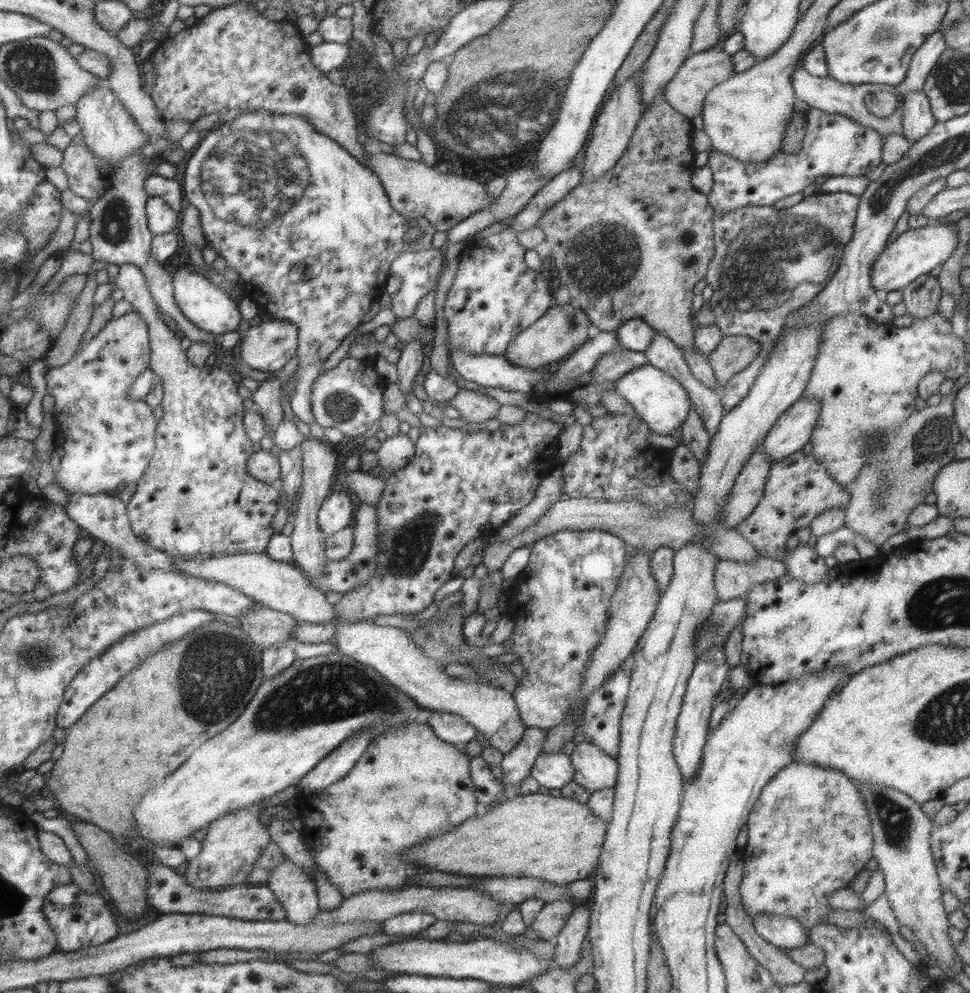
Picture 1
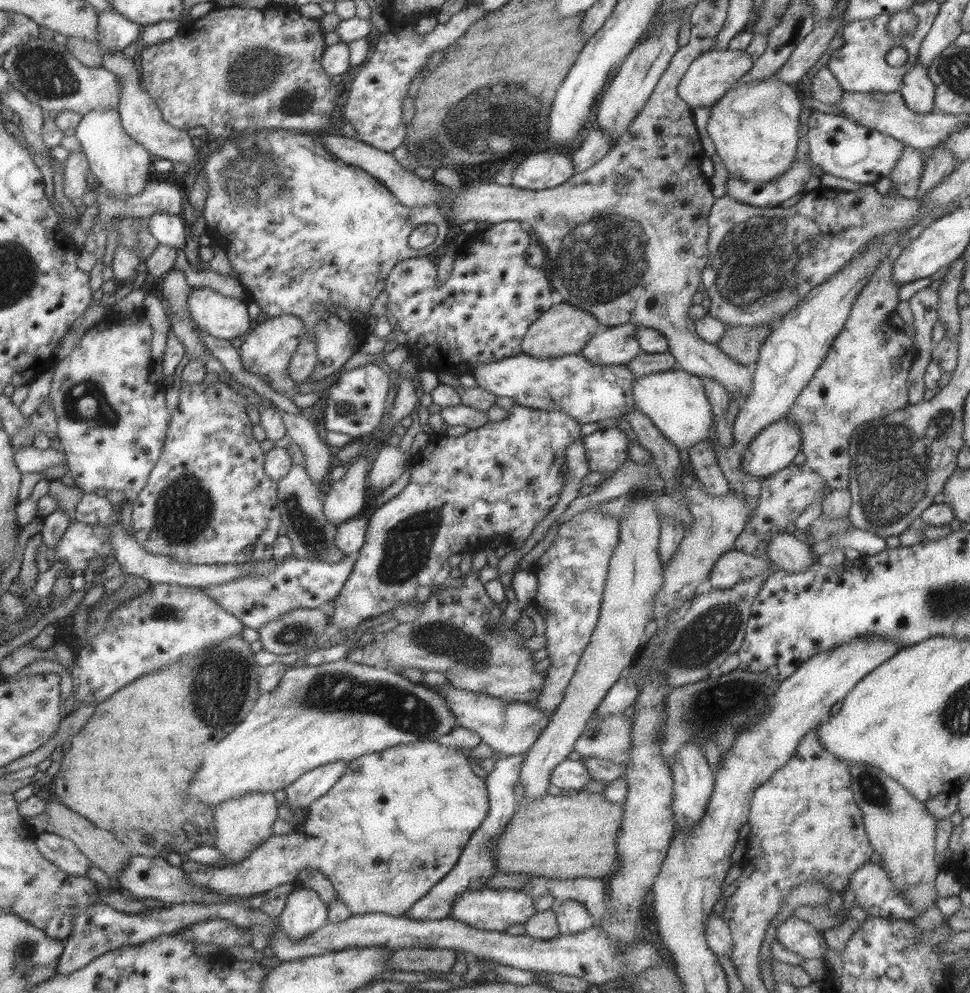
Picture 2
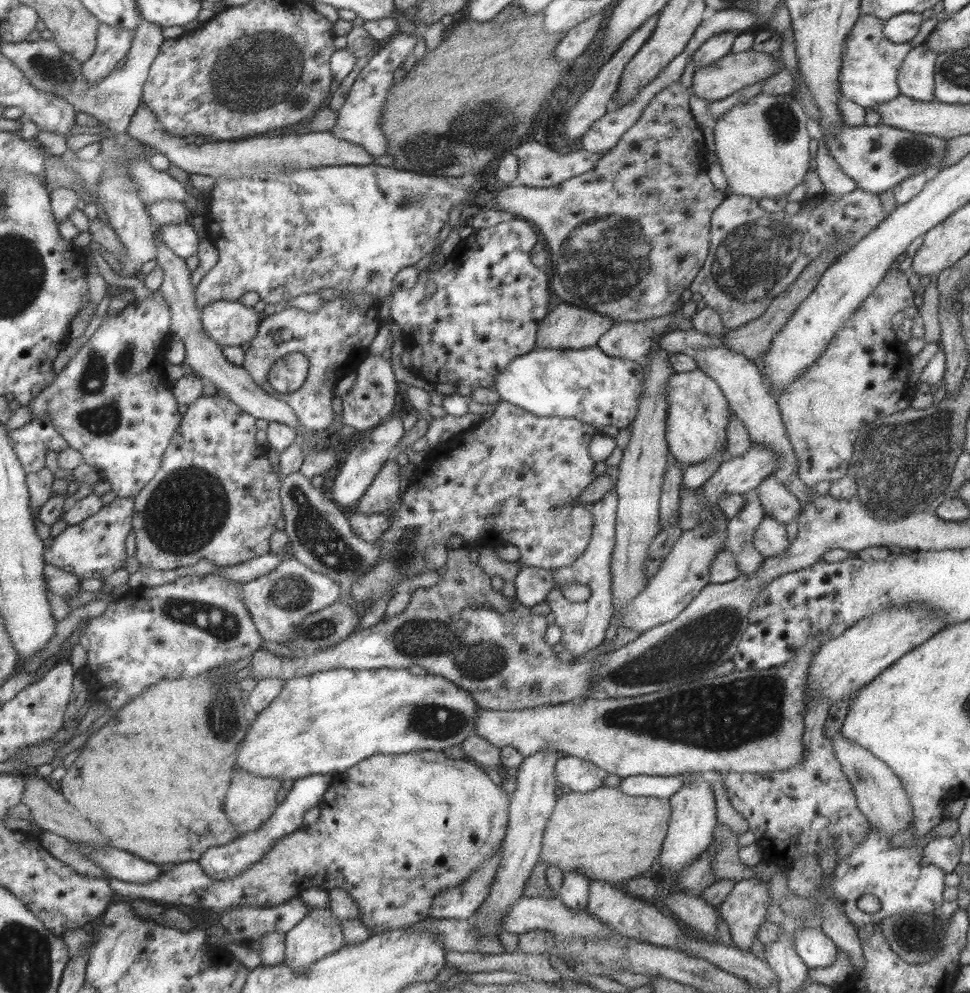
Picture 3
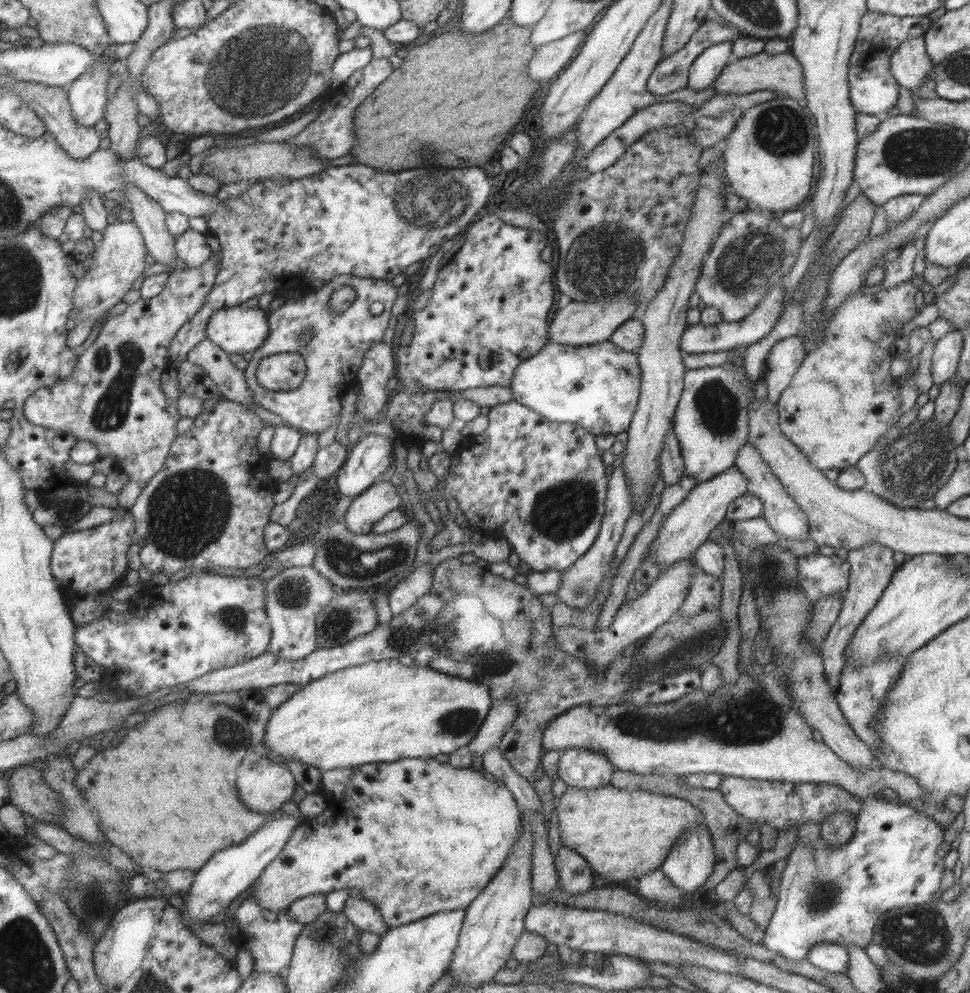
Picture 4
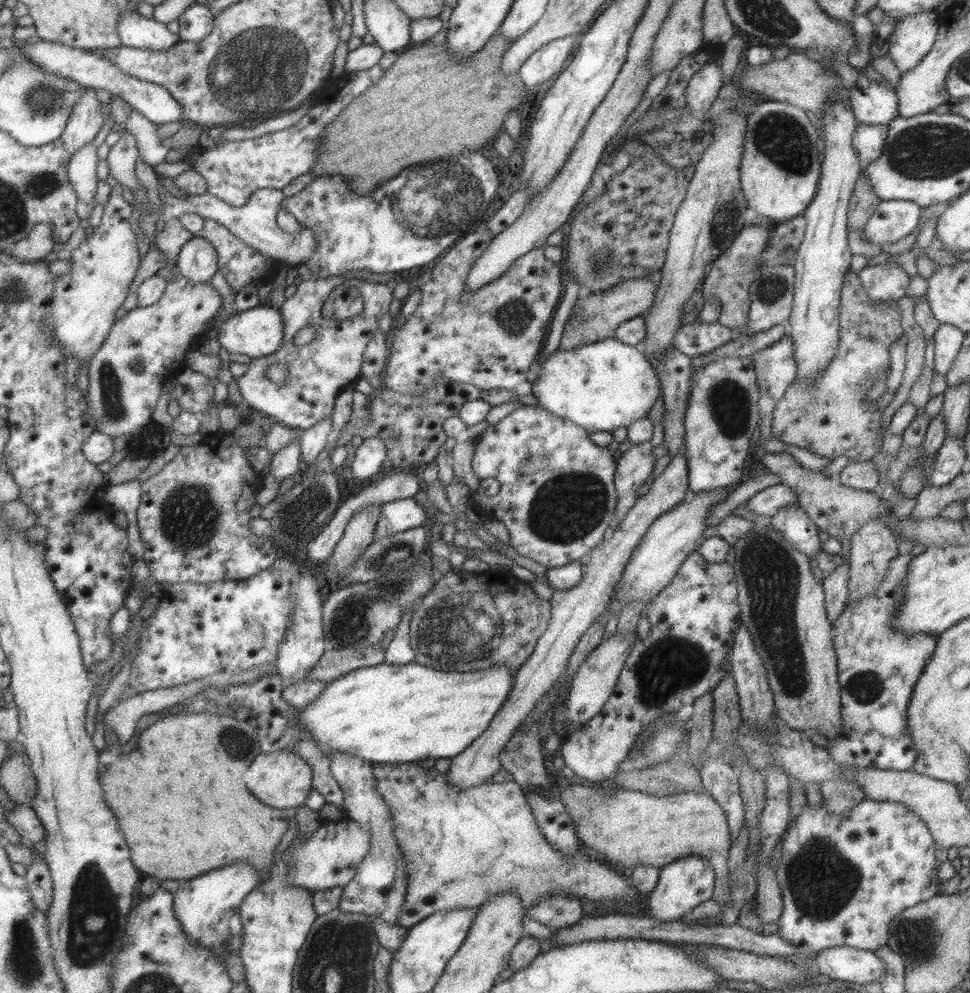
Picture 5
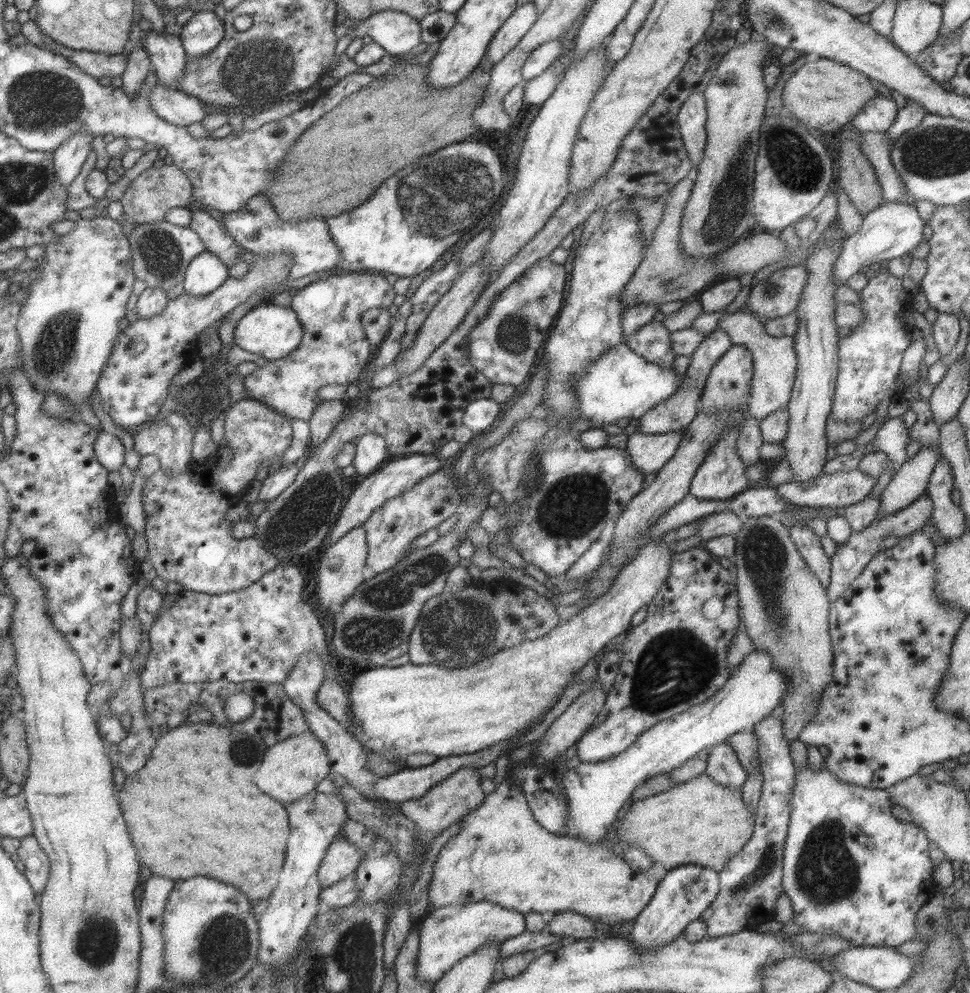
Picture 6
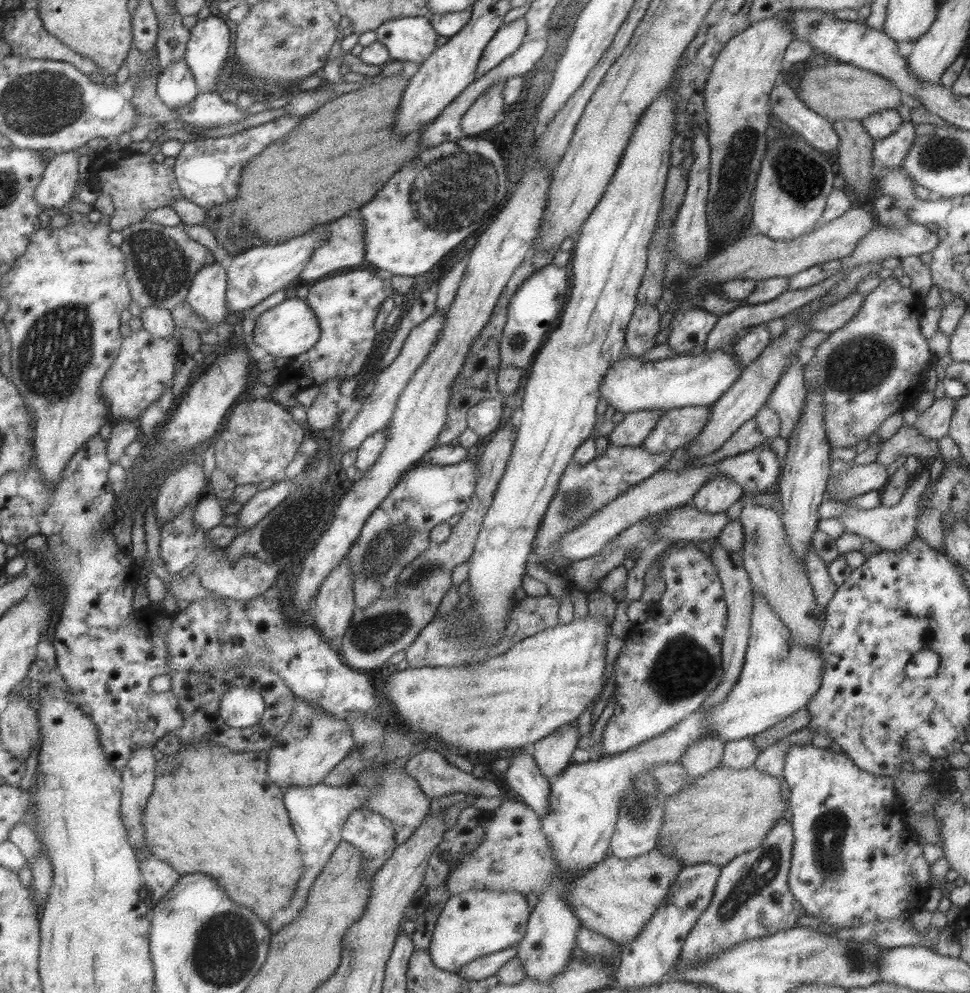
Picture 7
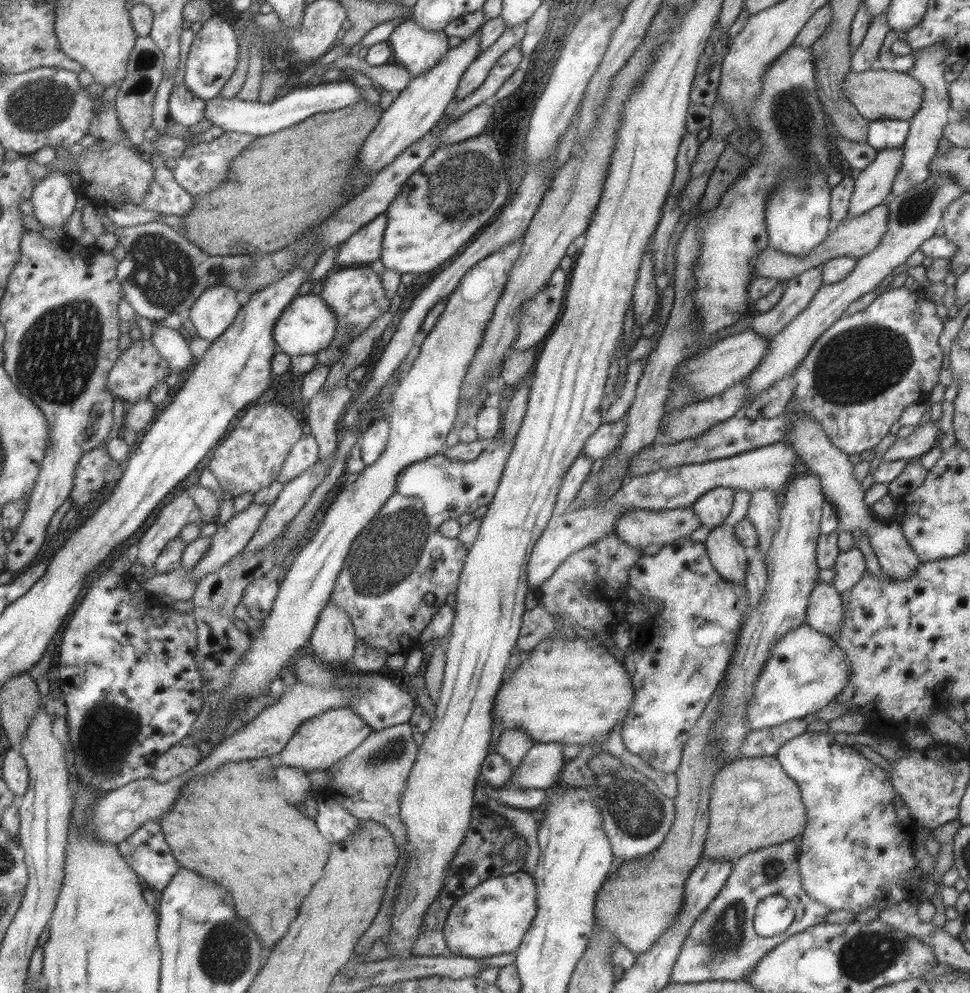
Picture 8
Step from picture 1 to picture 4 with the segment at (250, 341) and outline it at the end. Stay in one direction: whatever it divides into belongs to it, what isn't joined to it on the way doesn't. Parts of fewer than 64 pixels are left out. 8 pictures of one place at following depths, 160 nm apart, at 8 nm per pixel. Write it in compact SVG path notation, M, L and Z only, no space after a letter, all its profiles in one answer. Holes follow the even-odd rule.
M343 274L332 278L329 282L325 282L321 287L314 289L307 295L301 295L298 299L287 299L276 310L268 312L266 316L268 333L263 339L263 342L247 356L247 366L243 371L245 376L245 384L253 396L253 402L256 405L263 407L265 410L279 416L286 425L295 428L303 434L319 435L325 432L331 425L335 423L335 417L340 413L340 402L345 393L356 380L356 374L361 367L363 355L367 350L371 349L374 344L381 342L381 336L385 332L387 322L391 318L390 310L396 299L398 286L394 280L381 280L359 278L357 276L349 276ZM340 286L350 286L354 289L354 299L340 313L330 309L329 301L330 294ZM373 302L381 302L383 310L379 315L373 315L369 312L369 305ZM278 353L297 353L303 356L305 362L305 377L299 387L287 392L274 392L263 389L255 378L255 370L258 363L267 355L275 355Z

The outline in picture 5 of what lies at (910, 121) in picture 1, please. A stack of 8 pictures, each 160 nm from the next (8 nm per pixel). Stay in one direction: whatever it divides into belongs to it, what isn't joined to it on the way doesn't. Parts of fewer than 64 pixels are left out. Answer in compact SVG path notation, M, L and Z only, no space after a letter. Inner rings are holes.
M918 12L899 20L899 27L888 38L887 53L895 68L903 73L915 68L931 50L939 28L939 13Z

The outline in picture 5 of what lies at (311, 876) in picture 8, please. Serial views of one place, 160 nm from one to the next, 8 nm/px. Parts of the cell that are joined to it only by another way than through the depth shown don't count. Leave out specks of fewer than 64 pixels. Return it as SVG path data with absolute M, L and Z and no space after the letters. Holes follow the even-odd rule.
M177 713L159 717L149 728L139 732L137 748L133 748L127 756L123 752L121 758L105 764L105 772L98 774L98 783L104 801L118 821L119 833L131 851L131 863L135 869L160 881L182 882L207 873L215 866L241 860L251 864L261 880L295 809L271 808L259 802L243 786L241 772L245 772L253 758L260 753L259 738L258 728L228 716Z

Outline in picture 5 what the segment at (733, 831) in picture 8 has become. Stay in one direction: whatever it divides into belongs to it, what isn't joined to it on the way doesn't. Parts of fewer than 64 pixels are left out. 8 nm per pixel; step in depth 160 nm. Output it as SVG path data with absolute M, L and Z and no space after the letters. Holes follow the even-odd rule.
M575 781L573 784L556 791L558 799L571 817L575 835L584 850L597 856L609 866L628 873L633 867L663 867L683 856L699 856L709 862L714 873L714 891L711 899L720 906L727 903L729 896L728 850L732 846L729 839L729 828L723 809L715 799L705 792L680 792L669 796L654 797L636 790L618 789L611 786L593 787L588 783Z

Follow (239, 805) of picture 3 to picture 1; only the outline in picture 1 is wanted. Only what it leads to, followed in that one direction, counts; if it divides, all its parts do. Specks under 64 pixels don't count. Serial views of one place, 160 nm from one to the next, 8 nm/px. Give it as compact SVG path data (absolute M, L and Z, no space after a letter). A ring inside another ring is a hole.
M266 802L252 804L247 808L230 812L210 822L201 844L201 850L195 858L187 861L187 870L182 876L193 888L219 888L245 883L253 865L259 859L259 853L270 842L266 825L258 821L259 810L265 808Z

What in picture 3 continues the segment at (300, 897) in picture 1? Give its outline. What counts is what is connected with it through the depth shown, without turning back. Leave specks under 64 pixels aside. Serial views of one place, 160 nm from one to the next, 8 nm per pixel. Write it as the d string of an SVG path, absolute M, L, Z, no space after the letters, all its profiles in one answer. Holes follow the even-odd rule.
M311 906L303 918L284 933L284 964L295 974L301 974L307 970L307 966L342 946L342 934L336 916L326 908Z

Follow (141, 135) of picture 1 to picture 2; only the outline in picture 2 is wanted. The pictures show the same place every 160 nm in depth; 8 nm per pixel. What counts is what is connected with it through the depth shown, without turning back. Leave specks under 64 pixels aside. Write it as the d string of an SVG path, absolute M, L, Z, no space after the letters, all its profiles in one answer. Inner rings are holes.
M93 109L82 115L74 128L74 137L88 162L88 170L105 192L115 193L116 199L126 199L137 194L147 182L149 170L147 166L153 158L144 148L124 133L120 116L115 109Z

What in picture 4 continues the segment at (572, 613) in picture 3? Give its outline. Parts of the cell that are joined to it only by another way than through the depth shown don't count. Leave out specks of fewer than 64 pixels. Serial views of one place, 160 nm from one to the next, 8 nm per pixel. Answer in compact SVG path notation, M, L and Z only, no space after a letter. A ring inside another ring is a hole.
M622 466L615 467L609 475L607 481L606 498L604 501L603 518L596 534L595 540L588 546L587 552L580 556L575 562L564 571L560 571L560 583L555 589L554 594L559 597L559 602L563 602L571 609L576 611L576 614L583 611L583 609L595 598L599 590L599 584L605 580L609 568L611 568L611 560L613 560L613 550L621 538L623 526L625 521L631 515L633 506L630 506L629 485L627 485L626 478ZM573 588L579 588L581 594L575 596Z

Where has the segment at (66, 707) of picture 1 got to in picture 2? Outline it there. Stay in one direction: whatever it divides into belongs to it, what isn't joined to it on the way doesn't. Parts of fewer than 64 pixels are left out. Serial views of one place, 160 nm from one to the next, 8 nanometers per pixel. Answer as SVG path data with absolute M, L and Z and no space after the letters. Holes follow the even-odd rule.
M153 583L139 597L119 602L107 617L103 631L97 637L93 637L89 644L81 646L78 650L73 666L70 668L72 675L70 692L73 694L74 710L80 706L105 700L107 696L111 696L134 678L169 666L183 655L198 653L199 649L223 643L233 636L241 638L242 627L243 624L232 614L205 596L200 587L189 588L175 583Z

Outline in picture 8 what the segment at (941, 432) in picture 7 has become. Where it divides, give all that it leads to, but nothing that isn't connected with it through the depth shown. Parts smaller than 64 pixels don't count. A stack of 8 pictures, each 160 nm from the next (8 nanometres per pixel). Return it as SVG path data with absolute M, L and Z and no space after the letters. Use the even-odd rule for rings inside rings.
M925 422L925 424L919 424L915 426L915 430L912 434L909 434L907 438L897 438L894 443L890 444L888 449L883 453L882 461L898 461L905 460L907 458L915 458L915 456L921 456L925 454L932 446L935 446L938 442L939 422Z

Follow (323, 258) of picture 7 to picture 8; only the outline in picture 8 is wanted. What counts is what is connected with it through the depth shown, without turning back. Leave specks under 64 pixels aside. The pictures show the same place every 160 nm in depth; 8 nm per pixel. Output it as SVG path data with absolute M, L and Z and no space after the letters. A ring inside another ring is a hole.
M378 214L367 224L361 225L351 233L345 241L338 244L334 266L348 266L353 264L369 264L378 259L380 242L387 217Z

